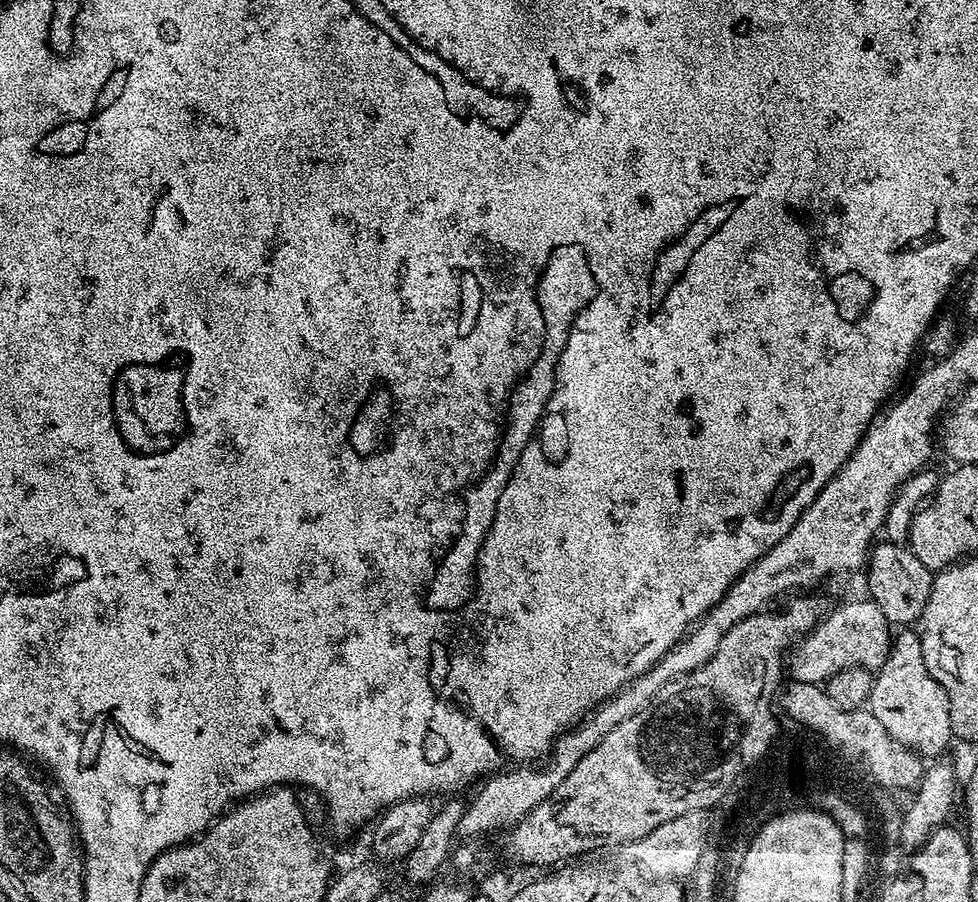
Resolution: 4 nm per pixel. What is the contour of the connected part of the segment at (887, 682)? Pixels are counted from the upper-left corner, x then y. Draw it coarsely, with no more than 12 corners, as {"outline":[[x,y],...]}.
{"outline":[[895,633],[867,698],[886,734],[921,758],[954,737],[946,690],[919,635]]}

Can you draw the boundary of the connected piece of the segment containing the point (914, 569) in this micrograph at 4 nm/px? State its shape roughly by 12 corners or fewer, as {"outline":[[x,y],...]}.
{"outline":[[877,543],[867,595],[889,625],[915,625],[933,569],[904,544]]}

